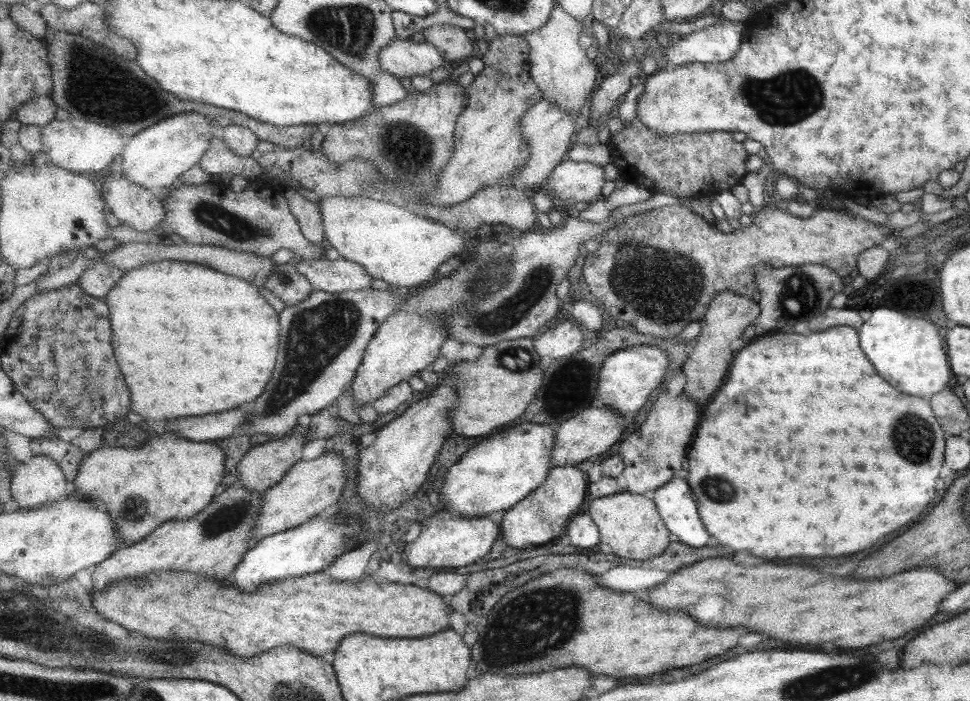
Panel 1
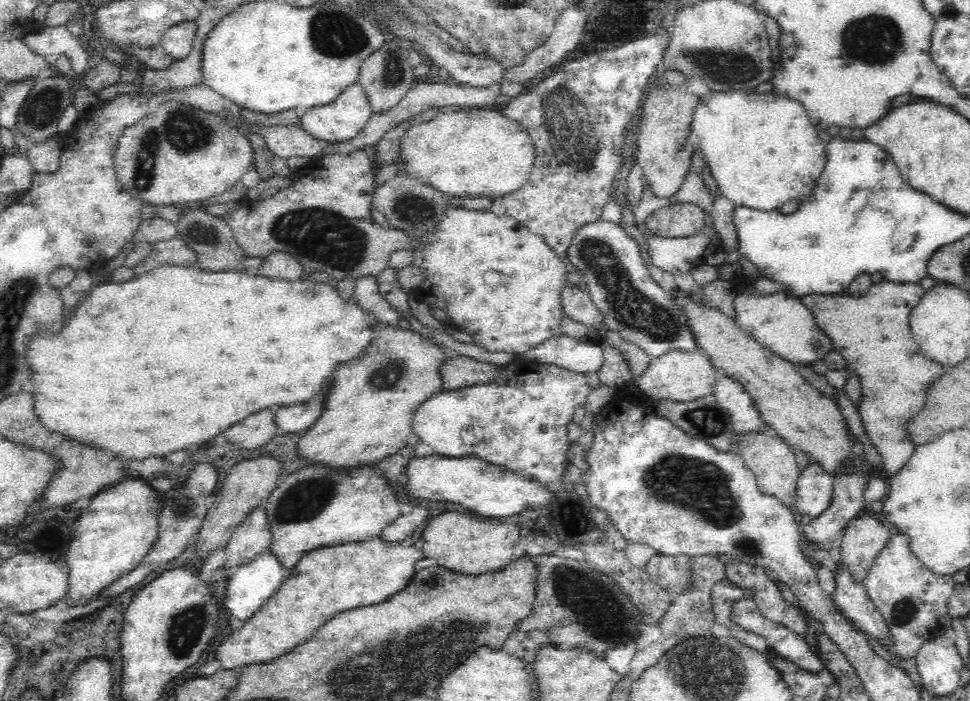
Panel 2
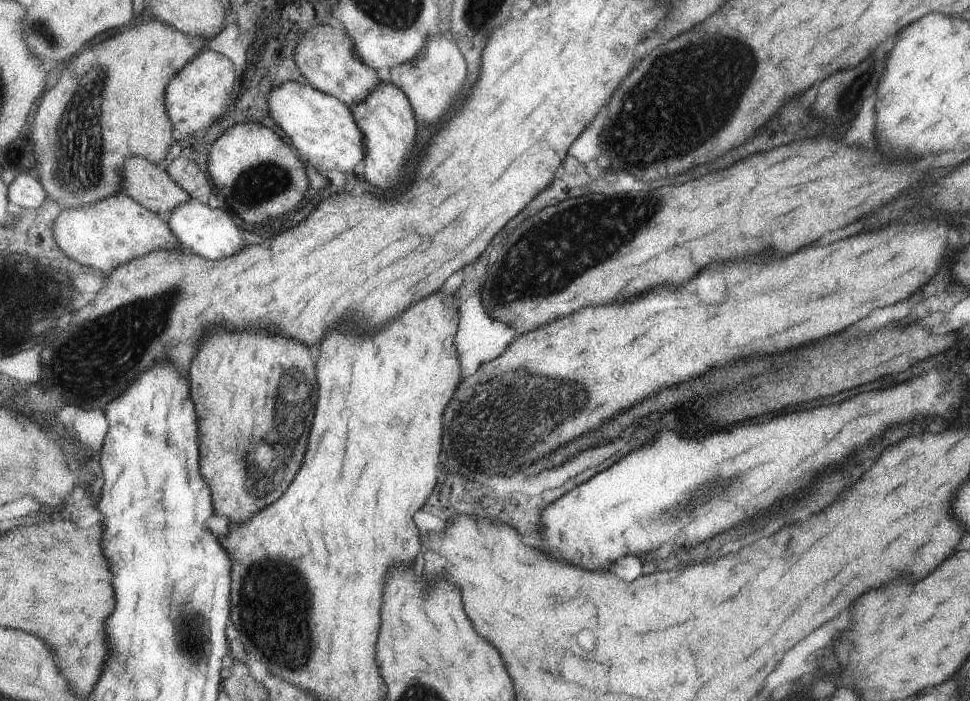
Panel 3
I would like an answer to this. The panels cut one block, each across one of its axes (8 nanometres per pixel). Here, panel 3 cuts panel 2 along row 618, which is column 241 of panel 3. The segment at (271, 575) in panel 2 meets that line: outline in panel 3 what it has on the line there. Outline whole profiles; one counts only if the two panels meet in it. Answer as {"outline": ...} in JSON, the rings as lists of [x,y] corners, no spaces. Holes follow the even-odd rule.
{"outline":[[[193,198],[191,202],[185,202],[179,208],[175,208],[173,214],[167,216],[167,220],[185,250],[205,256],[209,260],[225,260],[229,256],[235,256],[243,252],[243,248],[247,248],[247,244],[251,242],[251,238],[243,234],[243,230],[233,222],[229,210],[213,210],[207,204]]]}

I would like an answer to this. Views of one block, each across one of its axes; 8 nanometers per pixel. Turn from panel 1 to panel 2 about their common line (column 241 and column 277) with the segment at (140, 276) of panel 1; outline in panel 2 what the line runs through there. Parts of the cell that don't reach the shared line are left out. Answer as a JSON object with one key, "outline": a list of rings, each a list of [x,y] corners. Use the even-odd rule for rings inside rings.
{"outline":[[[158,266],[138,278],[130,278],[122,284],[104,284],[94,288],[78,306],[76,312],[66,322],[64,330],[56,336],[52,334],[40,334],[36,342],[32,342],[32,366],[36,366],[36,414],[40,414],[40,420],[44,422],[44,428],[60,430],[62,434],[68,434],[68,438],[76,438],[78,442],[92,442],[98,448],[112,450],[114,454],[128,458],[128,460],[148,460],[148,456],[168,456],[174,452],[184,452],[192,446],[202,446],[210,440],[214,440],[220,432],[224,434],[228,428],[236,426],[236,422],[248,418],[250,414],[270,408],[270,406],[296,406],[304,404],[320,390],[324,388],[328,378],[336,374],[336,366],[342,362],[350,362],[360,358],[366,348],[374,342],[374,332],[378,330],[396,330],[402,328],[390,326],[388,322],[380,322],[372,312],[366,312],[360,308],[358,300],[352,296],[350,300],[344,300],[338,292],[338,288],[332,288],[326,284],[324,278],[316,276],[310,280],[278,280],[260,276],[246,270],[232,270],[232,272],[210,272],[200,270],[196,266]],[[100,306],[100,312],[94,312],[92,308]]]}

